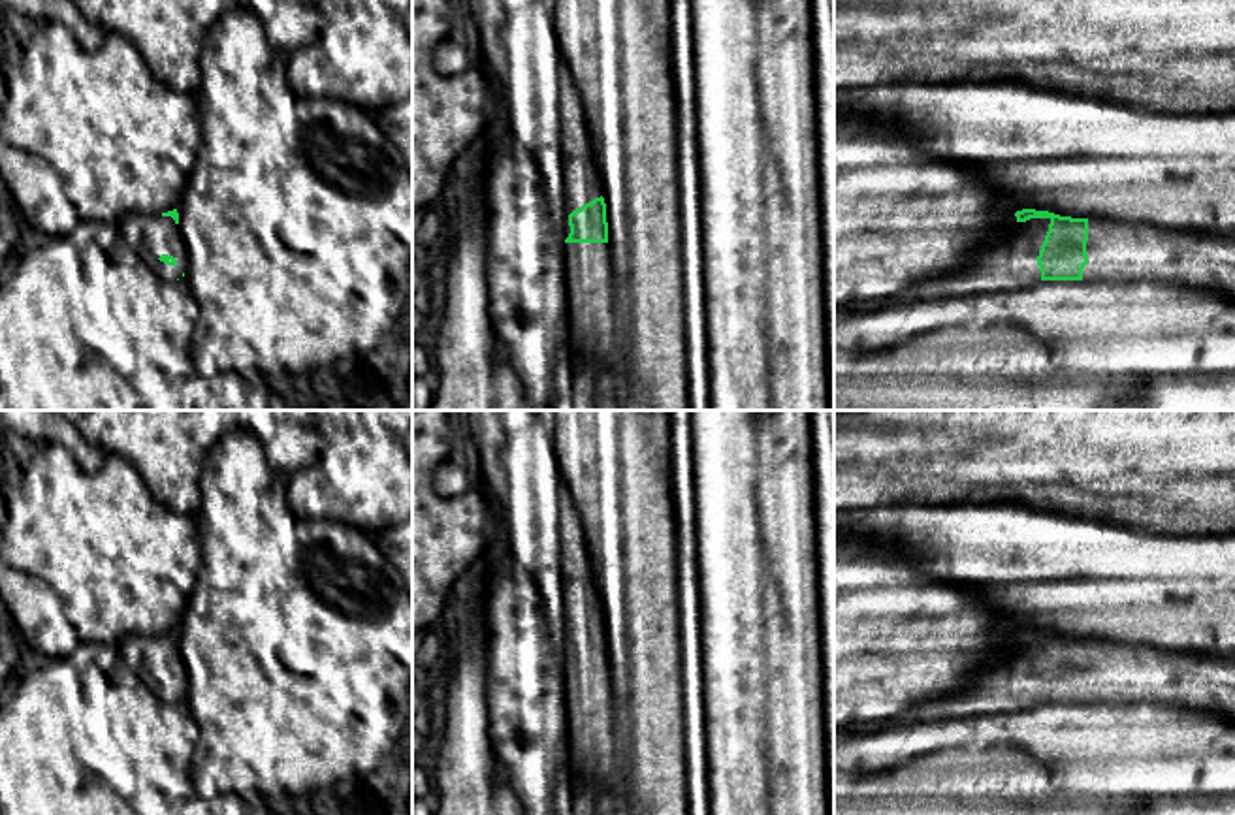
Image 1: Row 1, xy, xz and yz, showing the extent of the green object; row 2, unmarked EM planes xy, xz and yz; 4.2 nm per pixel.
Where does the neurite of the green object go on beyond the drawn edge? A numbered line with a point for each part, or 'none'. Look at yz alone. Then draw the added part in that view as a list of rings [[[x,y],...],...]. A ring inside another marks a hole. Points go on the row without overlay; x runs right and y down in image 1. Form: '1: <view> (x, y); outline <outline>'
1: yz (1117, 672); outline [[[1088,640],[1084,702],[1156,702],[1235,723],[1235,661]]]
2: yz (1011, 684); outline [[[1051,640],[1017,644],[1000,653],[990,670],[971,678],[960,691],[915,704],[896,719],[881,725],[834,730],[834,745],[890,727],[1032,708],[1041,702],[1037,678],[1049,646]]]

